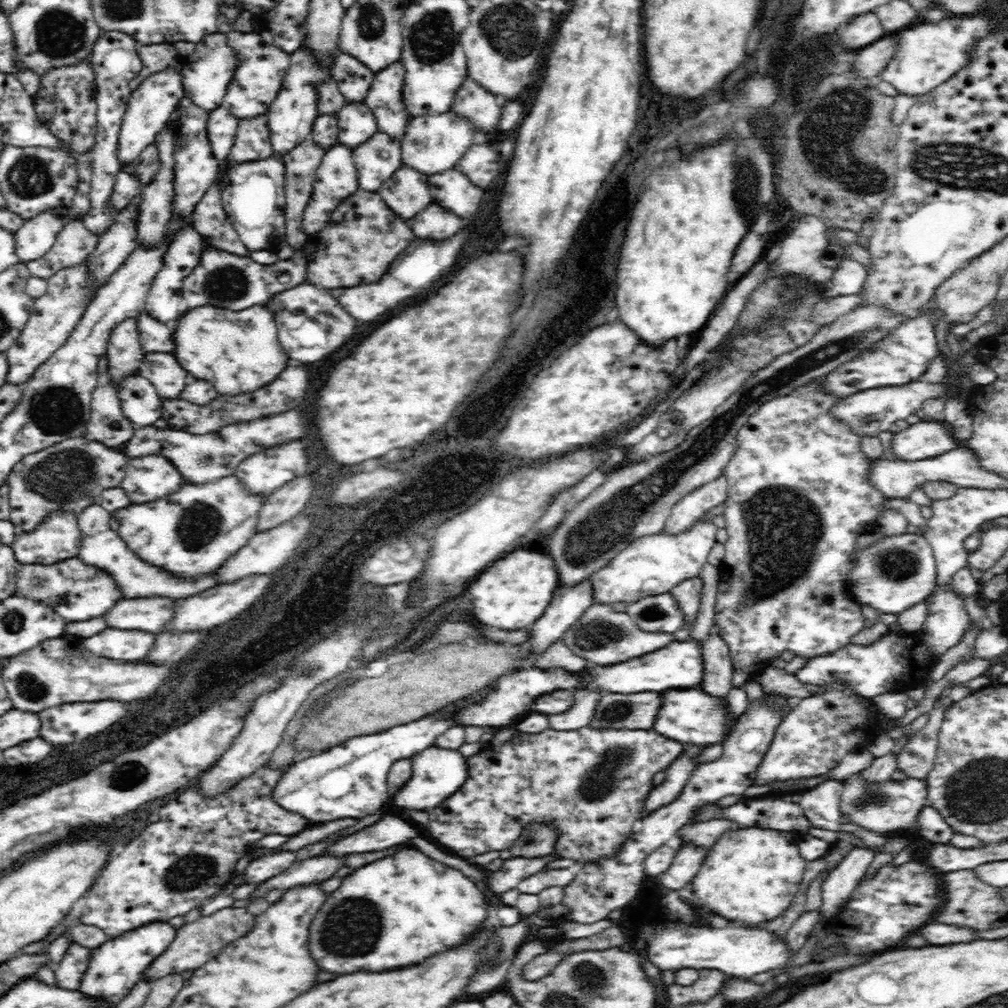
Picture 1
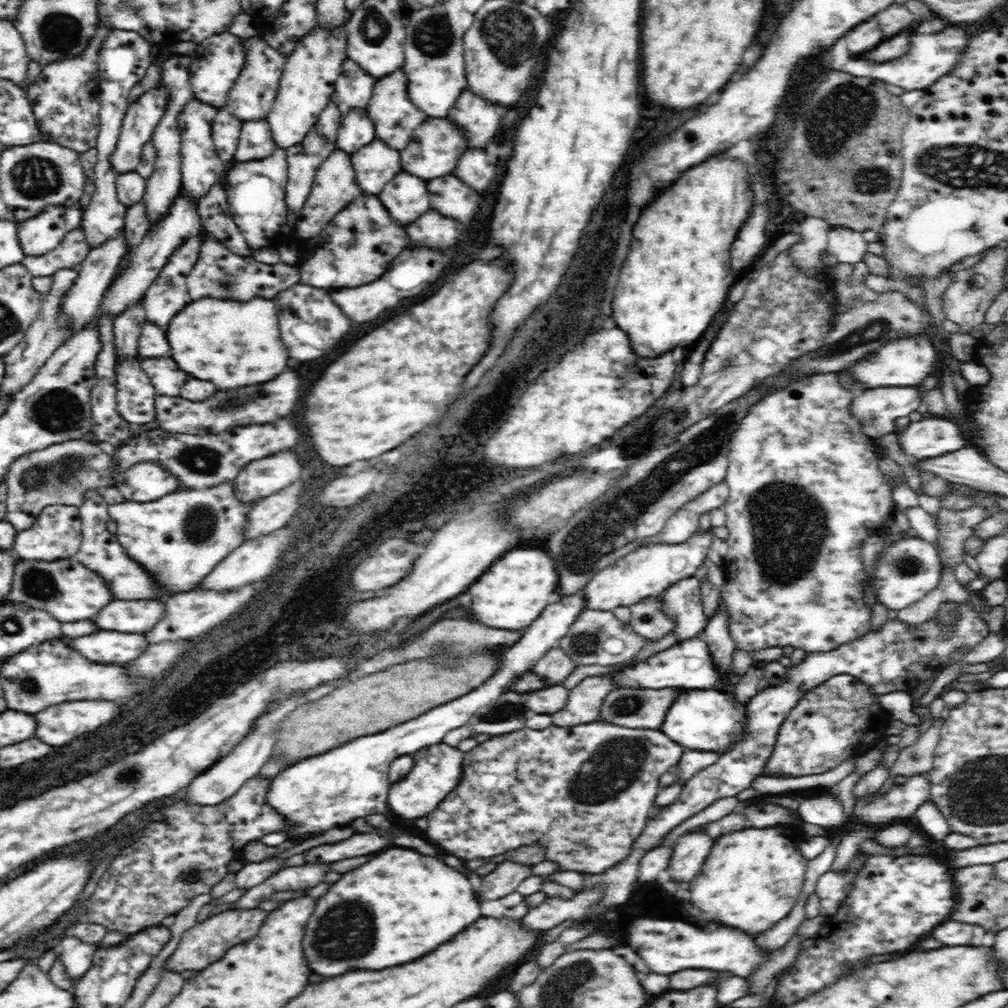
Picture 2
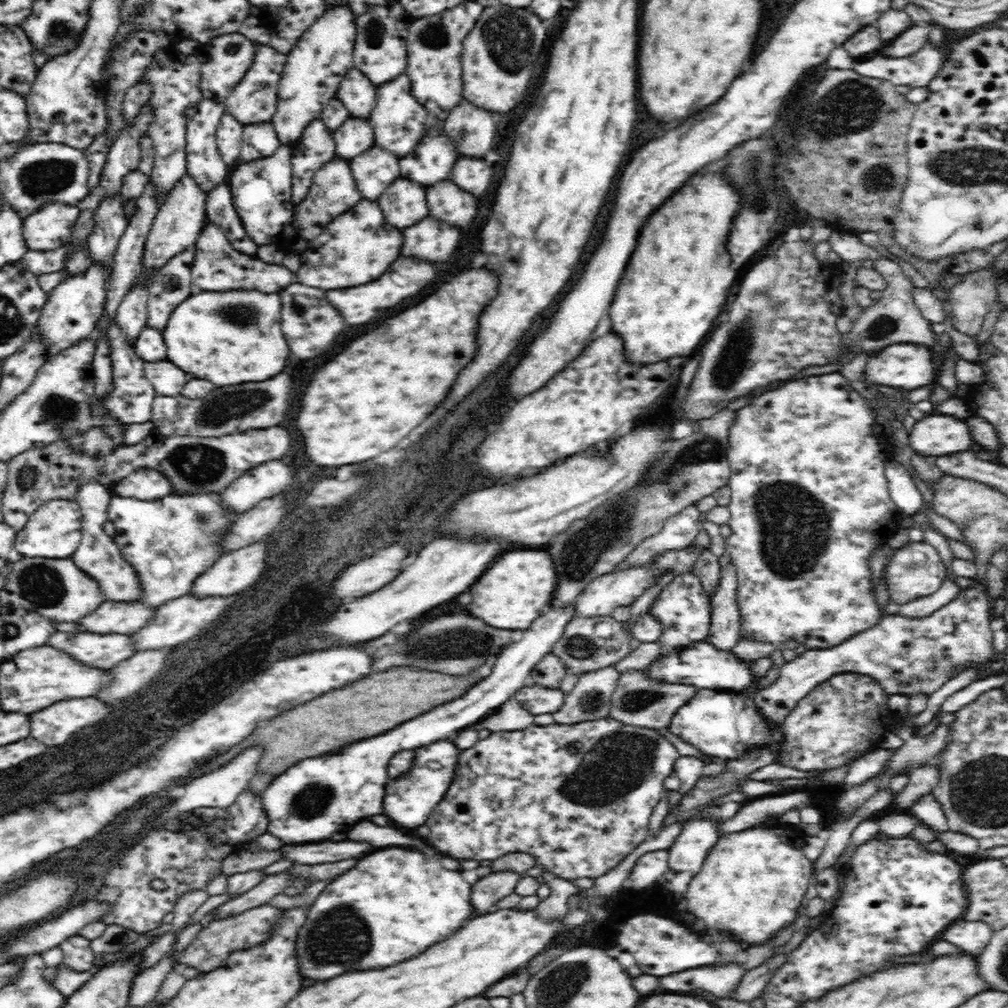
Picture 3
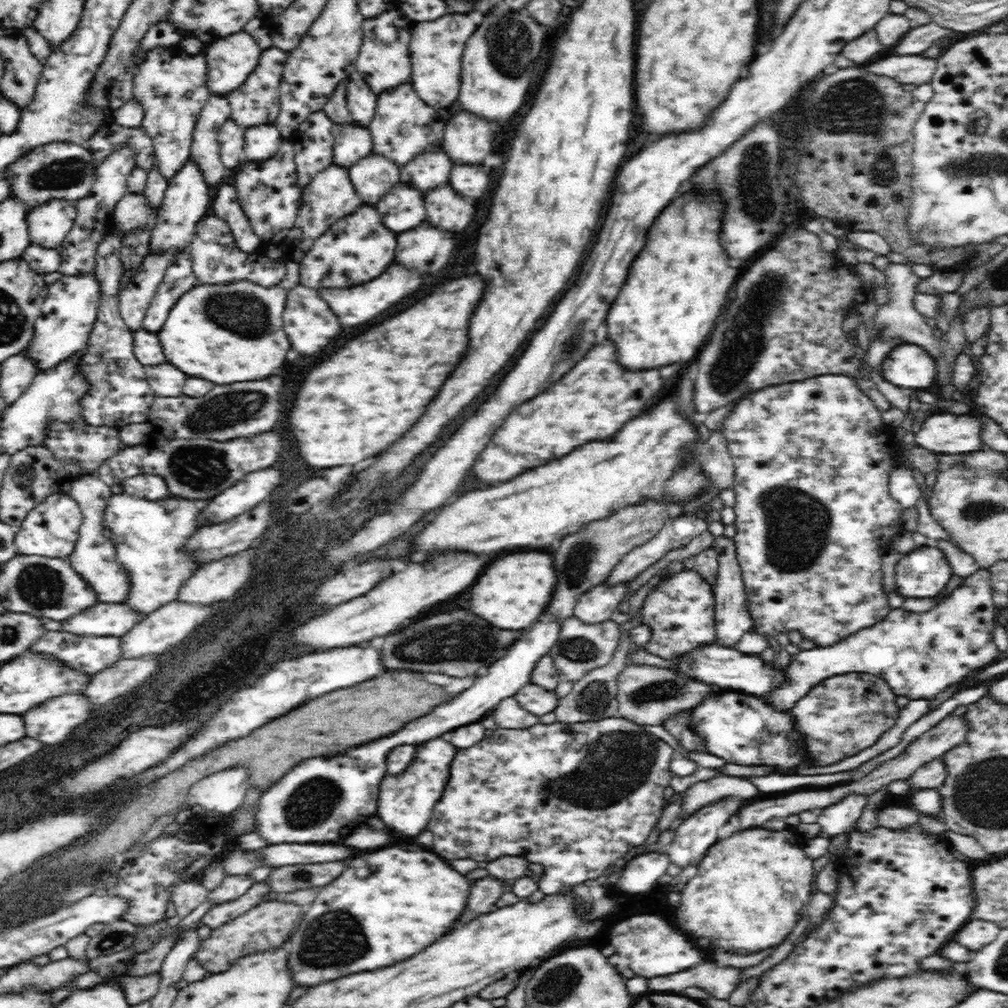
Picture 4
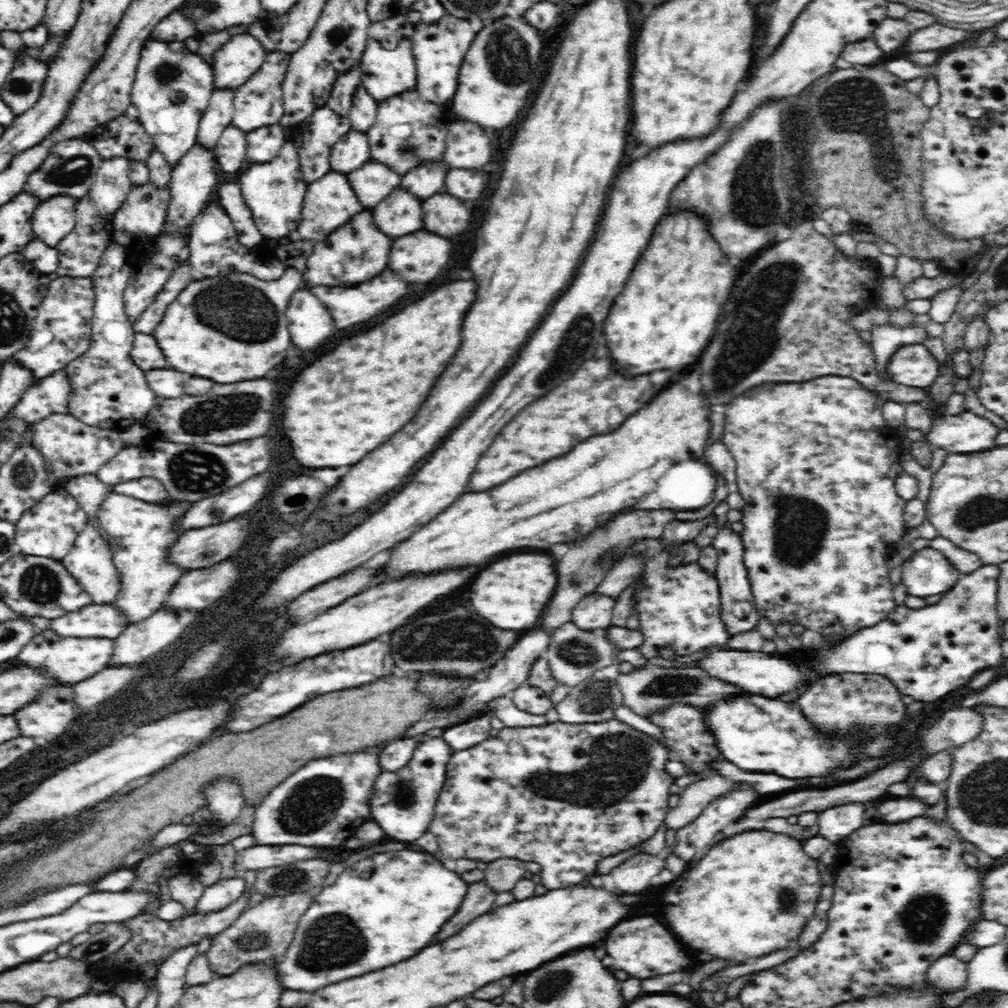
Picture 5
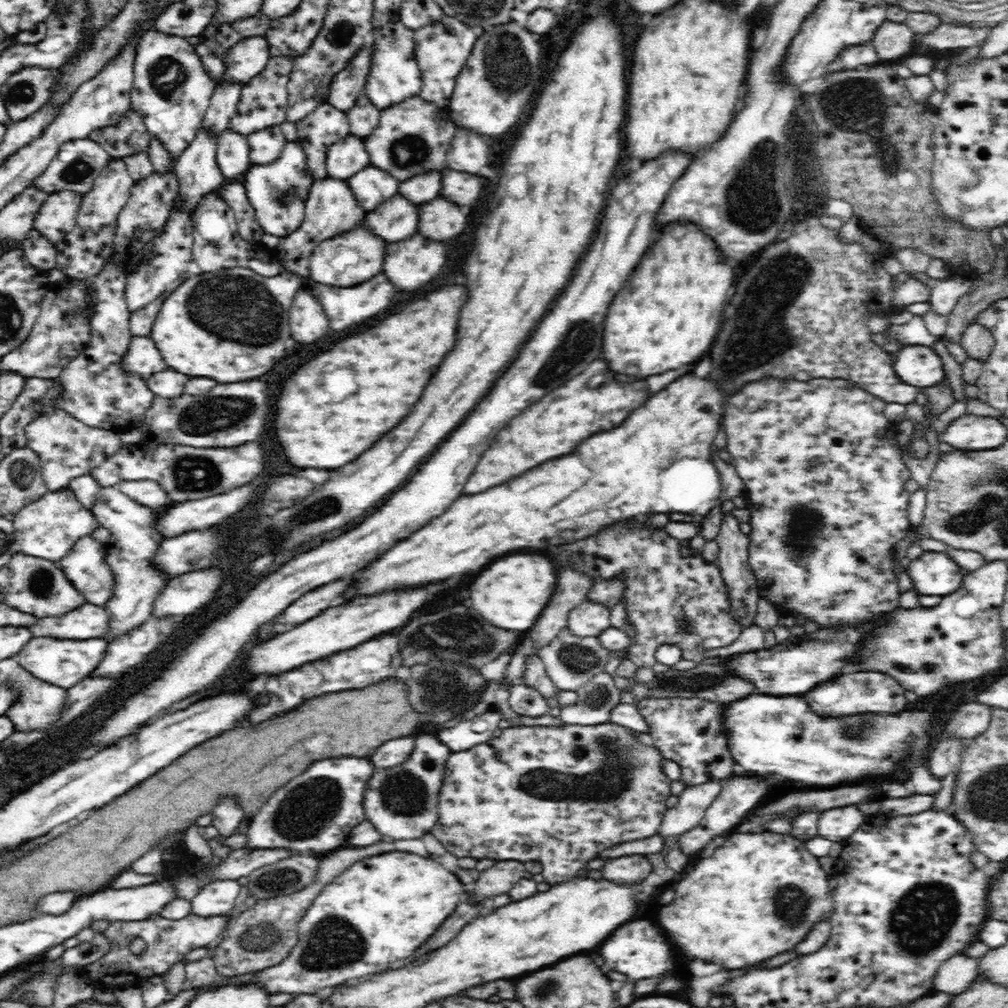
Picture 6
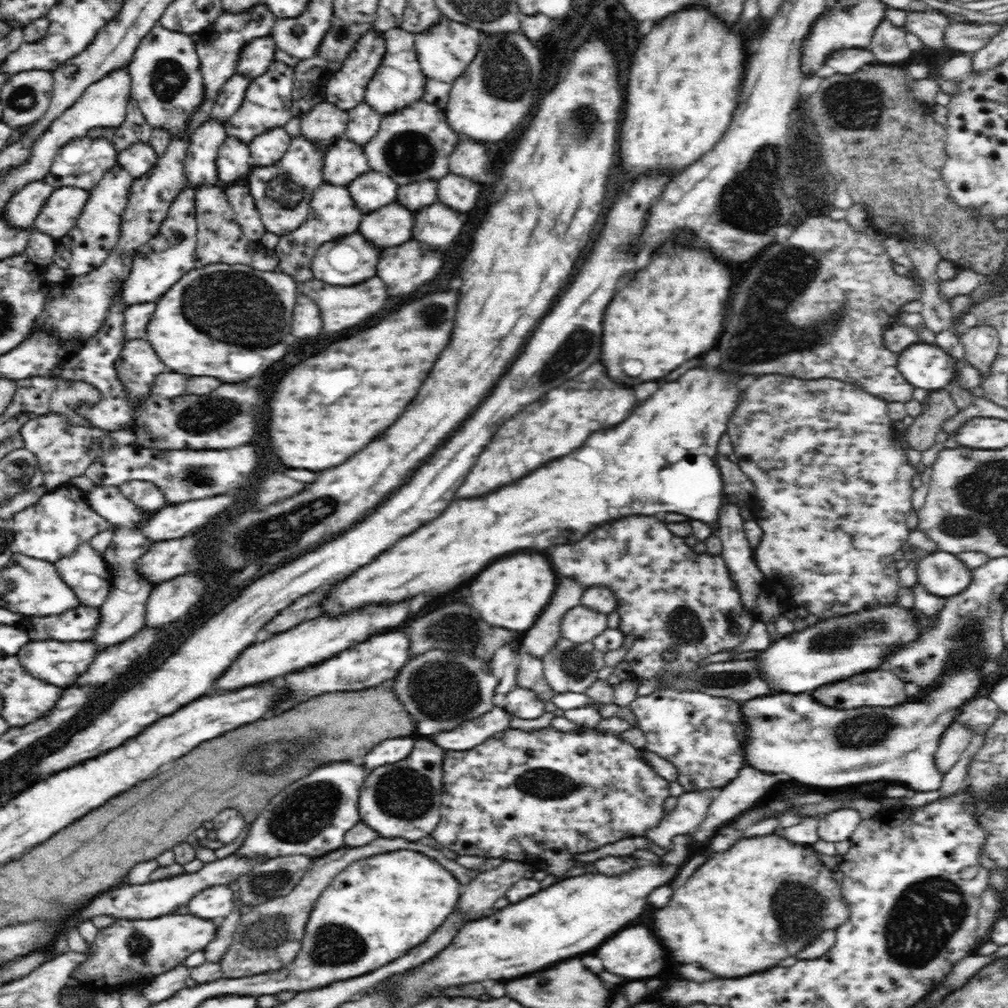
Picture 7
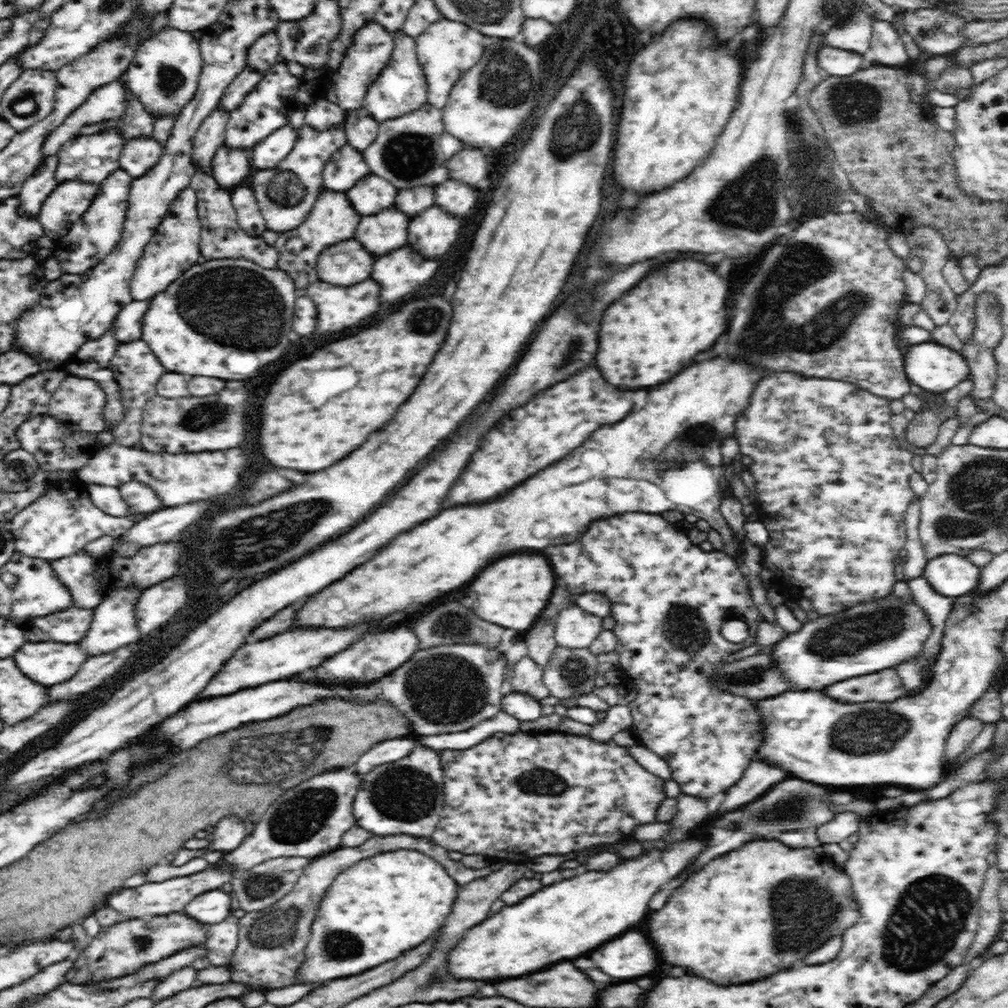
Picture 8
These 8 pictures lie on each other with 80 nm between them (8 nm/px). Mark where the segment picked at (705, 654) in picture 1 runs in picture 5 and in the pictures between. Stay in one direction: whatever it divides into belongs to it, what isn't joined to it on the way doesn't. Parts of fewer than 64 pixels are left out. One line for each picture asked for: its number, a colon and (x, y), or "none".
2: (716, 634)
3: (724, 630)
4: (731, 609)
5: (738, 611)

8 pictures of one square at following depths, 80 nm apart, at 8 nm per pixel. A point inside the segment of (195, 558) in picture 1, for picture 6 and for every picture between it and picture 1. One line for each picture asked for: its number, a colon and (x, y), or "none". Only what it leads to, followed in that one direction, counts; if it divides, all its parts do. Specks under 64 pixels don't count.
2: (179, 539)
3: (170, 542)
4: (149, 536)
5: (139, 534)
6: (133, 541)

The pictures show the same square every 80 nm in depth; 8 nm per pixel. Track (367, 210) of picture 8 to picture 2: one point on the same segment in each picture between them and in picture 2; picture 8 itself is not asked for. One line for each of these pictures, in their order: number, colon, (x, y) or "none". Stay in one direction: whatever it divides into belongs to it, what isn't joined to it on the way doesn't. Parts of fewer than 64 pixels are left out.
2: (376, 163)
3: (373, 173)
4: (373, 177)
5: (371, 183)
6: (372, 186)
7: (370, 192)

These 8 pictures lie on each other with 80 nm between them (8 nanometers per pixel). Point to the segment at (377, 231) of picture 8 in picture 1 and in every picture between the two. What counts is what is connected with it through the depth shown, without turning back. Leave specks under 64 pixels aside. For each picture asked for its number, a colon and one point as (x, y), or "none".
1: (406, 193)
2: (406, 198)
3: (405, 204)
4: (402, 209)
5: (399, 214)
6: (397, 219)
7: (390, 226)

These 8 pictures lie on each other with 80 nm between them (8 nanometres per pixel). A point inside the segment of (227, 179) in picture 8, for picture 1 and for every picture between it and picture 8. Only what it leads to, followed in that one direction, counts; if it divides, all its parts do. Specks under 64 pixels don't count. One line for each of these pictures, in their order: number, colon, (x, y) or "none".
1: (222, 126)
2: (226, 128)
3: (229, 134)
4: (231, 138)
5: (231, 150)
6: (233, 152)
7: (234, 161)

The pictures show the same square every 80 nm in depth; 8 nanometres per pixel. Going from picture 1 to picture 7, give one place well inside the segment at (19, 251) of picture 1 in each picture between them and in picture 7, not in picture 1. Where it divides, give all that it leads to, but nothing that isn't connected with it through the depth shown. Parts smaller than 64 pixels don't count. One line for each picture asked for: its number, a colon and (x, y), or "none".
2: (38, 235)
3: (50, 226)
4: (49, 224)
5: (54, 218)
6: (57, 216)
7: (59, 215)

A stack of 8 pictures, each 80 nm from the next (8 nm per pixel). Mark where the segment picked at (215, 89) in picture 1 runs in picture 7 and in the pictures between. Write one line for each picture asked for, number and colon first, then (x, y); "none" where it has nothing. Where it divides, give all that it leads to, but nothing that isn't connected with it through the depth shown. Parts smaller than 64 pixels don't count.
2: (217, 61)
3: (223, 61)
4: (229, 59)
5: (238, 58)
6: (248, 56)
7: (253, 60)

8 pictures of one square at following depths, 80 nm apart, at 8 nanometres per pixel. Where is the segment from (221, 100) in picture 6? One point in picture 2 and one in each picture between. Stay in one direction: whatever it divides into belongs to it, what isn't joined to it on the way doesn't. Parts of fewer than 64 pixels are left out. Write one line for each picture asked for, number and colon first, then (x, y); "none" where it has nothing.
2: (201, 168)
3: (204, 164)
4: (204, 147)
5: (219, 115)

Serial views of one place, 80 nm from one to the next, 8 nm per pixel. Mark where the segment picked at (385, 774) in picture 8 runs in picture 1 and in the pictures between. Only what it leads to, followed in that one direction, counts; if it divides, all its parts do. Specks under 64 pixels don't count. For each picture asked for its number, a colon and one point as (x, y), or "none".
1: (438, 773)
2: (436, 769)
3: (409, 800)
4: (406, 802)
5: (403, 802)
6: (401, 802)
7: (404, 799)

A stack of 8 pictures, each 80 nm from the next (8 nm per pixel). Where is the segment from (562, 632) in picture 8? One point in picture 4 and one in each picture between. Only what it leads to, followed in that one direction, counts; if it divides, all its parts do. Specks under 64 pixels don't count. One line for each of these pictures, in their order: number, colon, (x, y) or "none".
4: (596, 606)
5: (595, 610)
6: (590, 618)
7: (579, 625)

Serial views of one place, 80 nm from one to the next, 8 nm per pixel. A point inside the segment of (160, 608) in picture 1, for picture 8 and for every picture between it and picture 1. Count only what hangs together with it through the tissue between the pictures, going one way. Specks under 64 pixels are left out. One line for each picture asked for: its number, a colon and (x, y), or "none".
2: (140, 616)
3: (119, 617)
4: (116, 620)
5: (94, 621)
6: (90, 621)
7: (79, 624)
8: (69, 625)

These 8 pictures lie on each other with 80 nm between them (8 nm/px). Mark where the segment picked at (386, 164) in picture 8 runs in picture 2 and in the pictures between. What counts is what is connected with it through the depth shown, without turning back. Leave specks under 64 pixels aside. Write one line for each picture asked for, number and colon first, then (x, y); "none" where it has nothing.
2: (395, 118)
3: (399, 122)
4: (403, 126)
5: (407, 131)
6: (412, 137)
7: (414, 143)

